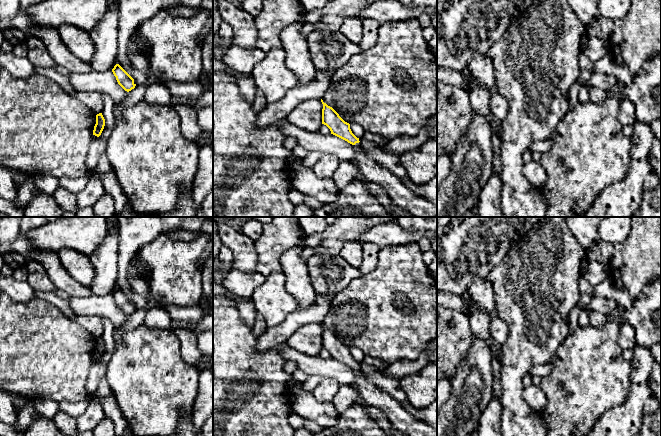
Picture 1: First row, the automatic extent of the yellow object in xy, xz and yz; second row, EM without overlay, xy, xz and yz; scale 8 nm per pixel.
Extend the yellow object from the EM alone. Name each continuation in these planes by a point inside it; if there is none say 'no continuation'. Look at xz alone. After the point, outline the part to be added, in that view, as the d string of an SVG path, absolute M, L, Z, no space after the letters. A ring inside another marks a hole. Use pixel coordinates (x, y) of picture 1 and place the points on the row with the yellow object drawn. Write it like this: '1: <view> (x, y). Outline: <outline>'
1: xz (402, 196). Outline: M360 142L354 146L358 151L355 162L362 179L378 184L395 205L403 208L413 217L437 217L437 205L417 196L395 175L370 159Z

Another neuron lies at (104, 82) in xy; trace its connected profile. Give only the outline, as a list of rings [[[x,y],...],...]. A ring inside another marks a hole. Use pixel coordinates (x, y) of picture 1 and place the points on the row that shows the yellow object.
[[[112,71],[96,72],[86,74],[71,73],[67,76],[75,91],[97,91],[109,95],[116,105],[121,104],[128,96],[117,82]]]

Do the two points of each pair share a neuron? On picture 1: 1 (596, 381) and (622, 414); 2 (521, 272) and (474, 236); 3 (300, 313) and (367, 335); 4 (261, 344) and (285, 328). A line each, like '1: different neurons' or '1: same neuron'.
1: different neurons
2: different neurons
3: different neurons
4: same neuron

